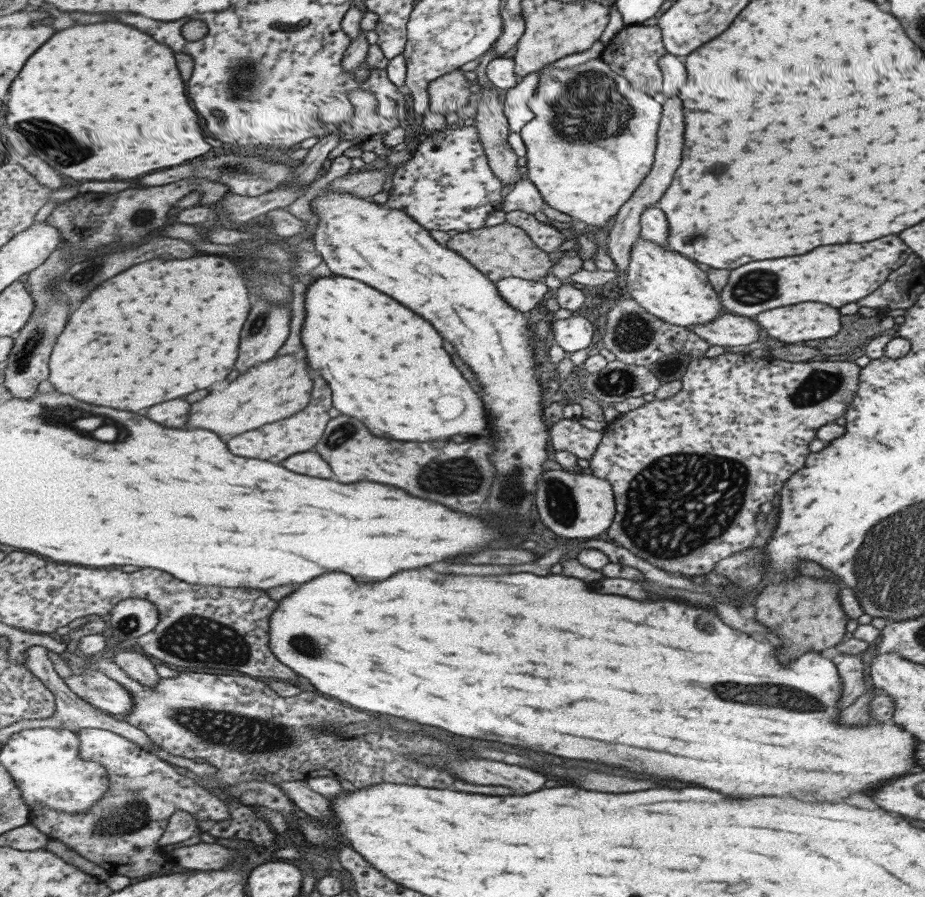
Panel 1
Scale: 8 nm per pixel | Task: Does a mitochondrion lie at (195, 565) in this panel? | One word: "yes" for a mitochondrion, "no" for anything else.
no

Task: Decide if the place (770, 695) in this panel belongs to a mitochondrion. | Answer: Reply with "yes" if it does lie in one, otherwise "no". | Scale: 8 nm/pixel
yes

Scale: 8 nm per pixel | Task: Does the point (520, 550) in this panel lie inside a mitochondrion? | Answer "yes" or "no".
no

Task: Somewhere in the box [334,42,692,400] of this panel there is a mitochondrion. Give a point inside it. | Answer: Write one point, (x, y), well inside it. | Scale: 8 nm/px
(591, 108)

